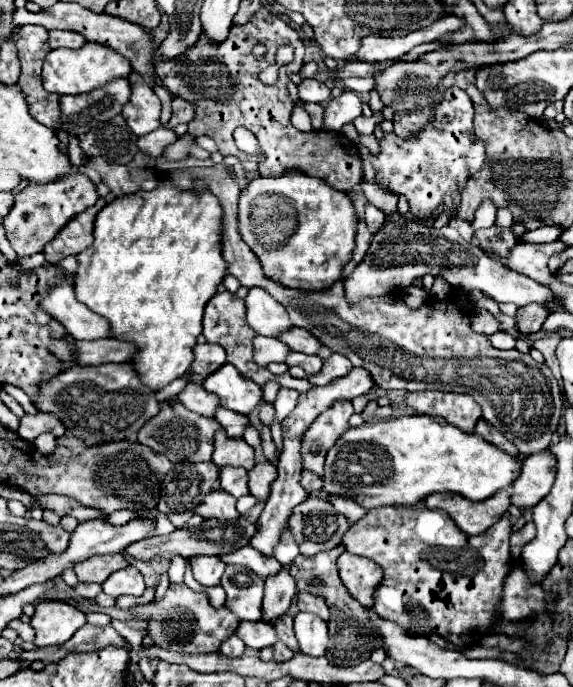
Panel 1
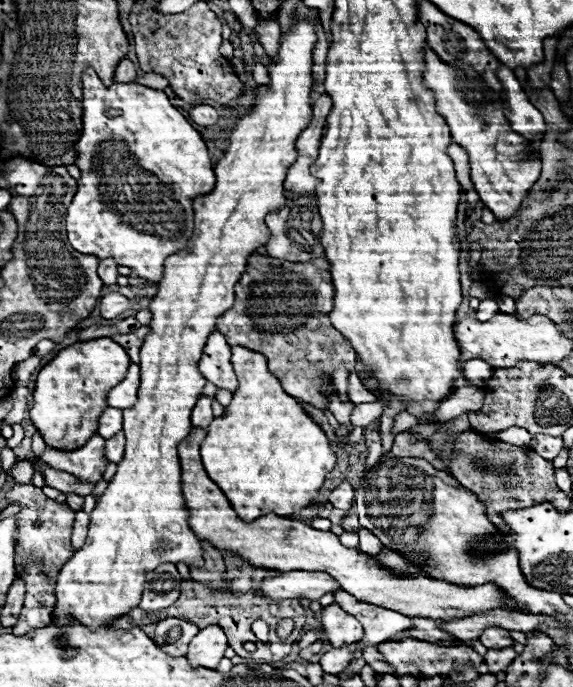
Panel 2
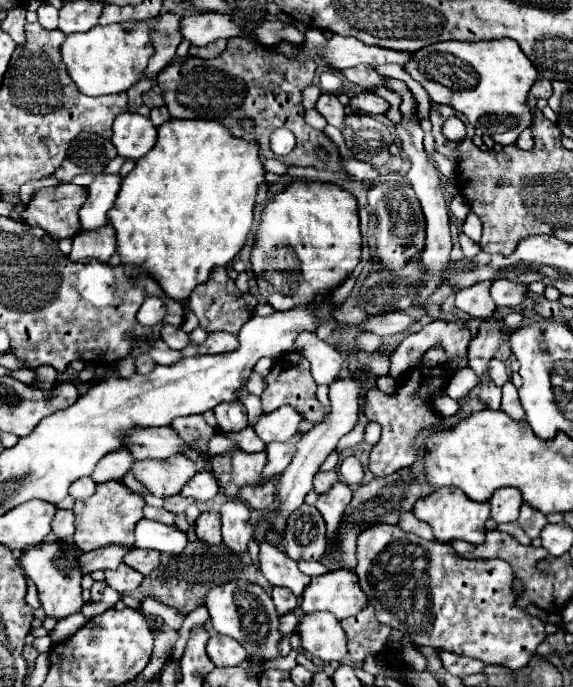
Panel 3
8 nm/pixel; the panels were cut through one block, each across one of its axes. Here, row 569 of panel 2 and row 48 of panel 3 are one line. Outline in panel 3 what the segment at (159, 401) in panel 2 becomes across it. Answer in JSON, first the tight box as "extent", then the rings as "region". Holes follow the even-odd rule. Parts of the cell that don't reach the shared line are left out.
{"extent":[62,18,156,96],"region":[[[156,18],[128,20],[124,24],[94,26],[88,32],[66,36],[62,44],[62,60],[80,92],[86,96],[106,96],[130,90],[144,76],[148,60],[154,56],[154,24]]]}

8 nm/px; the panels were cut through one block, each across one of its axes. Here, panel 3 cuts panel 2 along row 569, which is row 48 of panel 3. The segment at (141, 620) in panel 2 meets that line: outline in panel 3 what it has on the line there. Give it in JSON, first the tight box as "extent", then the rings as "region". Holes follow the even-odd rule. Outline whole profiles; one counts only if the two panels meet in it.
{"extent":[156,40,340,172],"region":[[[228,40],[226,50],[212,60],[196,60],[188,58],[186,62],[168,66],[162,74],[158,74],[156,82],[162,92],[172,92],[174,96],[162,96],[166,108],[170,110],[172,118],[202,118],[202,120],[218,120],[224,124],[234,136],[244,140],[256,140],[260,144],[262,158],[274,158],[276,154],[270,150],[270,134],[276,128],[288,128],[296,136],[296,148],[288,156],[276,156],[284,160],[288,166],[312,166],[338,172],[340,156],[336,146],[322,130],[314,130],[304,120],[304,106],[302,106],[302,90],[312,84],[316,74],[316,64],[298,64],[288,60],[276,52],[270,52],[258,44],[248,40],[240,40],[232,44]],[[232,86],[242,98],[260,98],[248,102],[232,102]],[[298,86],[298,102],[288,102],[296,94]],[[244,120],[254,122],[254,130],[246,132],[242,128]],[[320,150],[326,152],[326,158],[320,156]]]}

